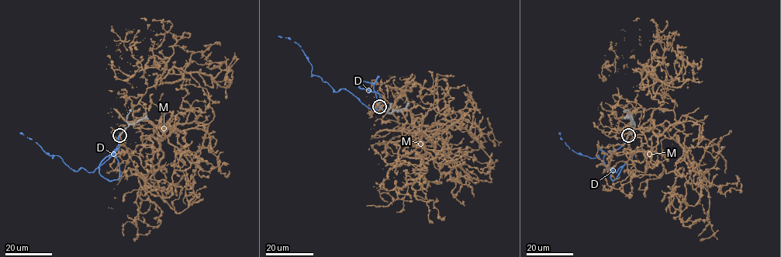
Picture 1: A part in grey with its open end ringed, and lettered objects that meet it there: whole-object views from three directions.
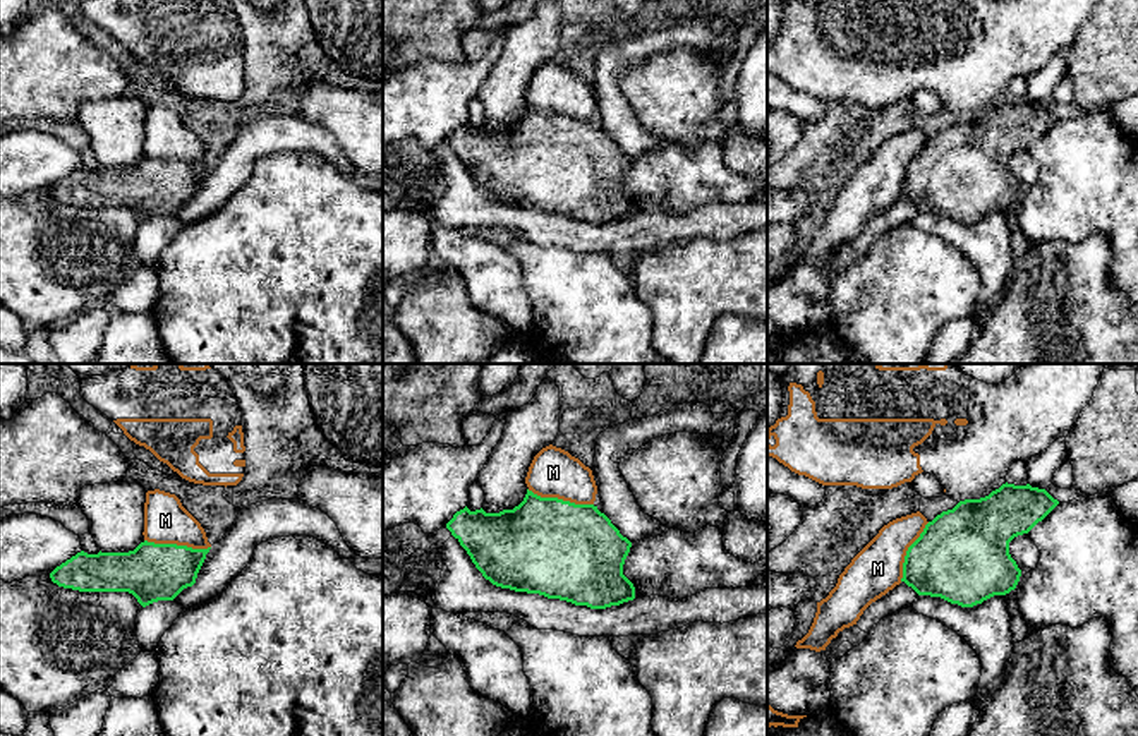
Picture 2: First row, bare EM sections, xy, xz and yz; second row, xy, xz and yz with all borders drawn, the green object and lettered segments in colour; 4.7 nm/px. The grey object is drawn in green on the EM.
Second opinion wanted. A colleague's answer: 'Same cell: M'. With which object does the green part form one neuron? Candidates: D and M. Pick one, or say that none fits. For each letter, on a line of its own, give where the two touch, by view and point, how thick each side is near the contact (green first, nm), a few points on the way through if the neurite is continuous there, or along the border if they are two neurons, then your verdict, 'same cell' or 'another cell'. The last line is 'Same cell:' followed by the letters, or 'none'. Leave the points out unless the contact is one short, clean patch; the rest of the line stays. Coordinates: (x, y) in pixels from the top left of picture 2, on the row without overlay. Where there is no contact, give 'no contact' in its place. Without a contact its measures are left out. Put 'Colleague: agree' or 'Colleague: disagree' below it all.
D: no contact; same cell
M: meets green in xy at (175, 160); 280 nm thick on the green side, 200 nm on the other; another cell
Same cell: D
Colleague: disagree

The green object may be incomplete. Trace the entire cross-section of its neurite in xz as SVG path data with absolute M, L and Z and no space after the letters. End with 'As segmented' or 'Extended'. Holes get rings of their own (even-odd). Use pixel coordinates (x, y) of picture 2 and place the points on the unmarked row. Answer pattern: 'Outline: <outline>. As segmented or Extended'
Outline: M527 105L513 125L486 129L467 122L446 144L467 166L486 196L501 204L539 209L590 225L606 225L635 214L633 199L623 190L632 158L594 120L541 113Z. As segmented

